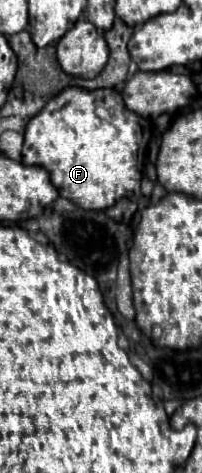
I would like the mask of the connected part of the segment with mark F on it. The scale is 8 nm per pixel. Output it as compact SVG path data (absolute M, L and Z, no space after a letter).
M67 87L29 121L23 163L47 169L59 195L81 209L107 209L121 197L139 201L143 155L151 141L149 131L149 121L129 111L117 91Z

